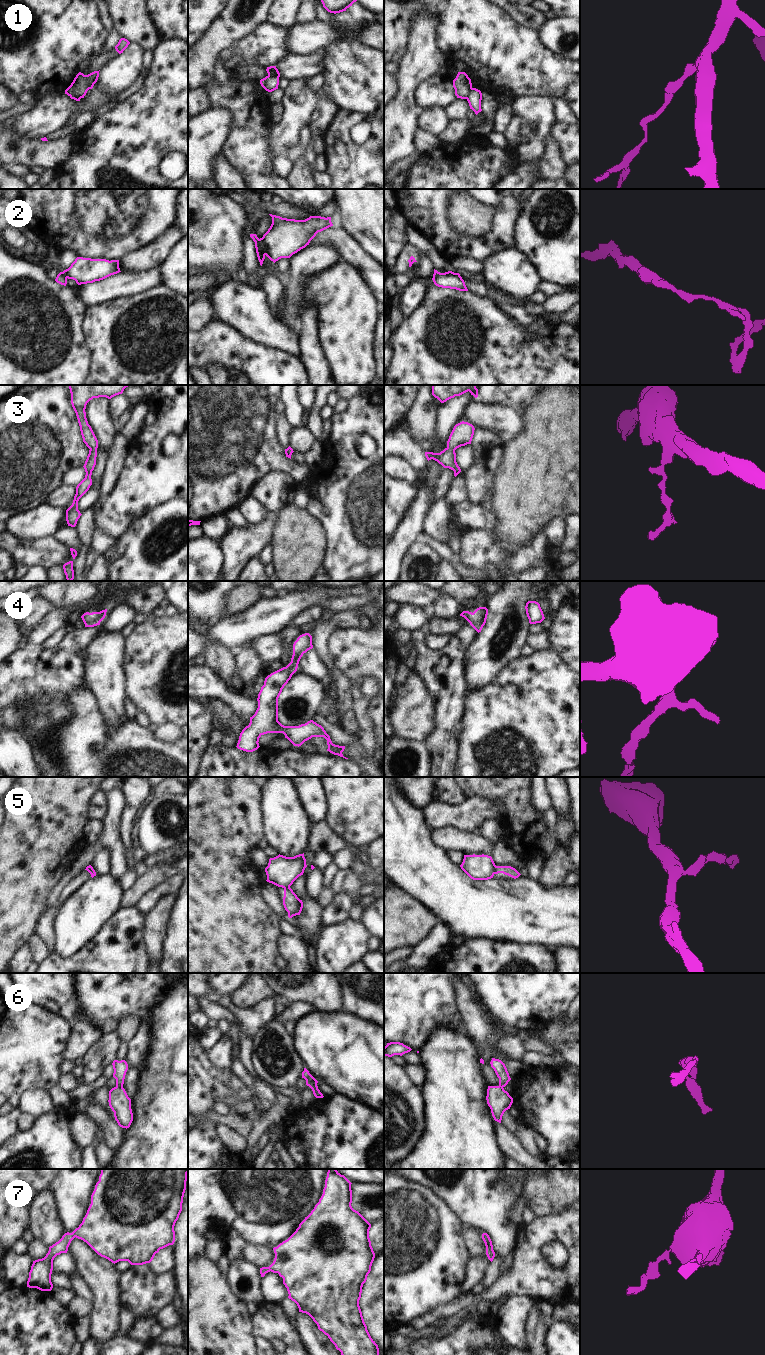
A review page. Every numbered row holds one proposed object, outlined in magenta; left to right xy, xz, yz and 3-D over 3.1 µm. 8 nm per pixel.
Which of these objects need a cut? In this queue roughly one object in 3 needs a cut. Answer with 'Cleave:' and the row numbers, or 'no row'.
Cleave: 1, 2, 5, 6

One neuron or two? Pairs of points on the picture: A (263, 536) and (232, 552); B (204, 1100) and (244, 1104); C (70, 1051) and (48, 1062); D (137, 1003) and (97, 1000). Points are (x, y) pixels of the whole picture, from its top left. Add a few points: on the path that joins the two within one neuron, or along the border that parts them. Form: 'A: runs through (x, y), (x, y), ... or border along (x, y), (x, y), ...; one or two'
A: runs through (255, 536), (248, 542), (240, 545); one
B: runs through (214, 1095), (234, 1095); one
C: border along (69, 1034), (61, 1053), (62, 1059); two
D: runs through (127, 1001), (107, 1000); one

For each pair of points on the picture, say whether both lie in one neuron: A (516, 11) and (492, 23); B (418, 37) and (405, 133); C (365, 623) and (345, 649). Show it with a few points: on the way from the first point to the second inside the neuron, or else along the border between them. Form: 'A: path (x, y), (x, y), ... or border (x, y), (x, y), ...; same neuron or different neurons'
A: border (505, 10), (518, 23), (528, 28); different neurons
B: path (418, 61), (409, 76), (405, 109); same neuron
C: border (358, 627), (373, 629); different neurons

